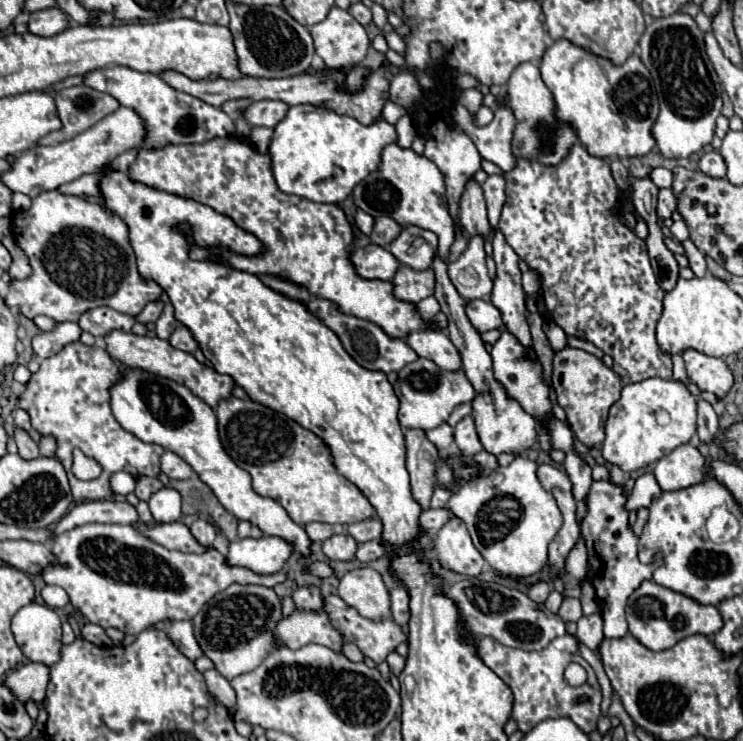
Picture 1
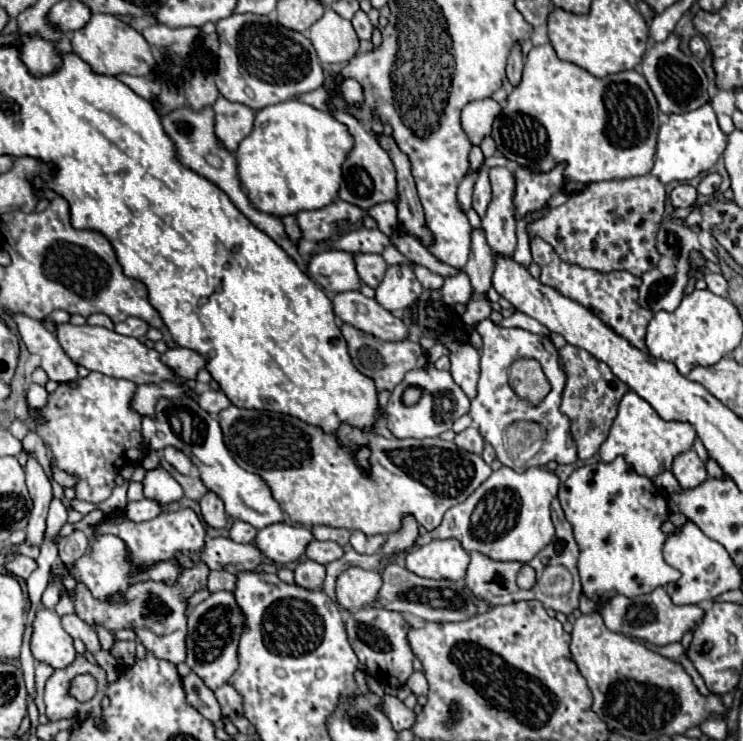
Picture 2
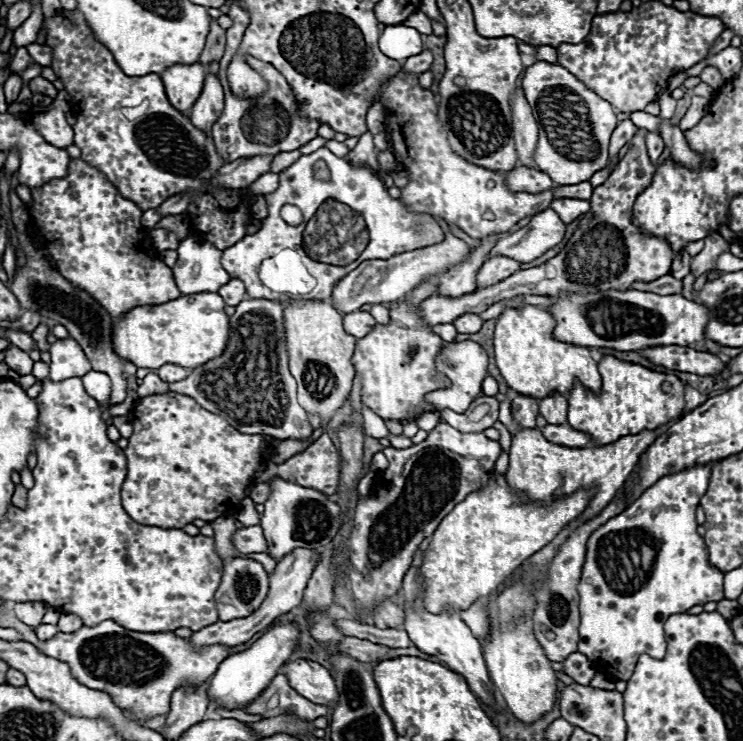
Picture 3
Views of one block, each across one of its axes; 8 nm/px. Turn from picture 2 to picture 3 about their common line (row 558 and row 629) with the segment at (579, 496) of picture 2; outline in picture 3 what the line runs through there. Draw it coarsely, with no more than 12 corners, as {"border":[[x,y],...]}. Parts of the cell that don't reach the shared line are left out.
{"border":[[712,464],[588,540],[578,650],[626,682],[664,622],[724,598],[696,532]]}

